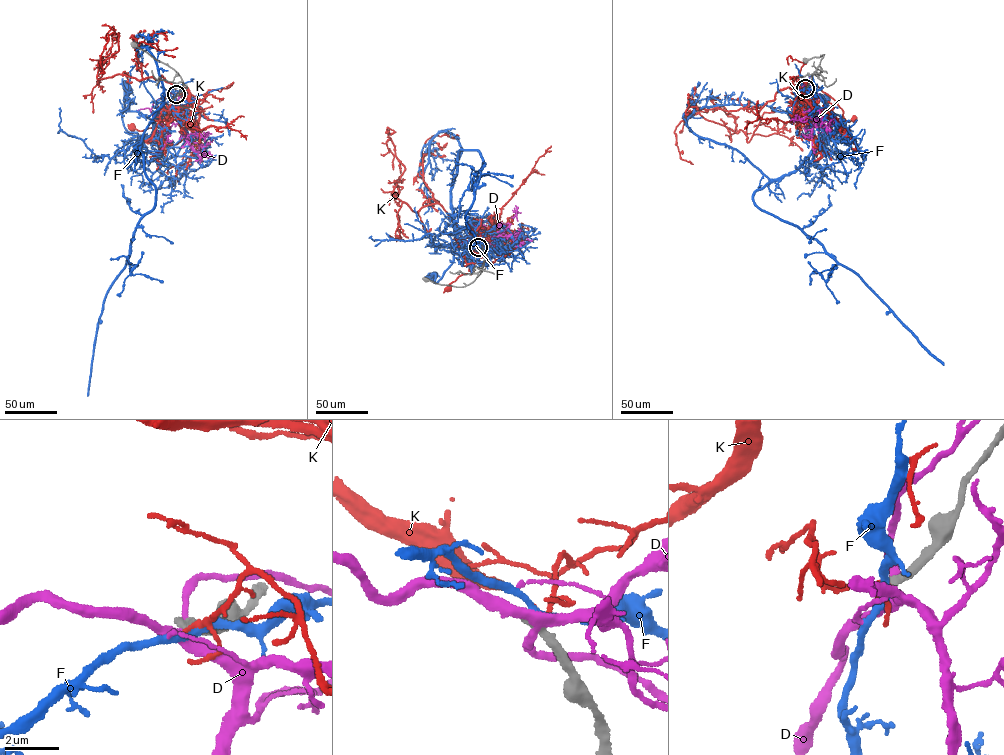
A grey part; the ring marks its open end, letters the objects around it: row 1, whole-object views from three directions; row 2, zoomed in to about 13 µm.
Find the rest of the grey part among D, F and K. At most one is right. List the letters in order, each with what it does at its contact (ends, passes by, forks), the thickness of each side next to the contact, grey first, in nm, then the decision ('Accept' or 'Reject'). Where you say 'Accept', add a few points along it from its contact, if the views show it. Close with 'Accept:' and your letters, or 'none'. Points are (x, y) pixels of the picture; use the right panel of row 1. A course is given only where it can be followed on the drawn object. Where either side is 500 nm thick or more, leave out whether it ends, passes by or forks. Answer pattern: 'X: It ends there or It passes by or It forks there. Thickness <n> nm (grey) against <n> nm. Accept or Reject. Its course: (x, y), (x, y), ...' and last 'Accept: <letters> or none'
D: It forks there. Thickness 360 nm (grey) against 320 nm. Reject
F: It passes by. Thickness 360 nm (grey) against 280 nm. Reject
K: It ends there. Thickness 380 nm (grey) against 240 nm. Reject
Accept: none

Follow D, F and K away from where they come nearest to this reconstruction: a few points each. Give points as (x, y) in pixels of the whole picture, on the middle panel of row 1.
D: (479, 248), (500, 235), (532, 240)
F: (479, 247), (470, 241), (465, 247), (458, 243), (453, 262), (440, 279), (435, 283), (435, 274), (431, 276)
K: (479, 248), (491, 235), (472, 257), (469, 270), (474, 272), (459, 276), (448, 288)

